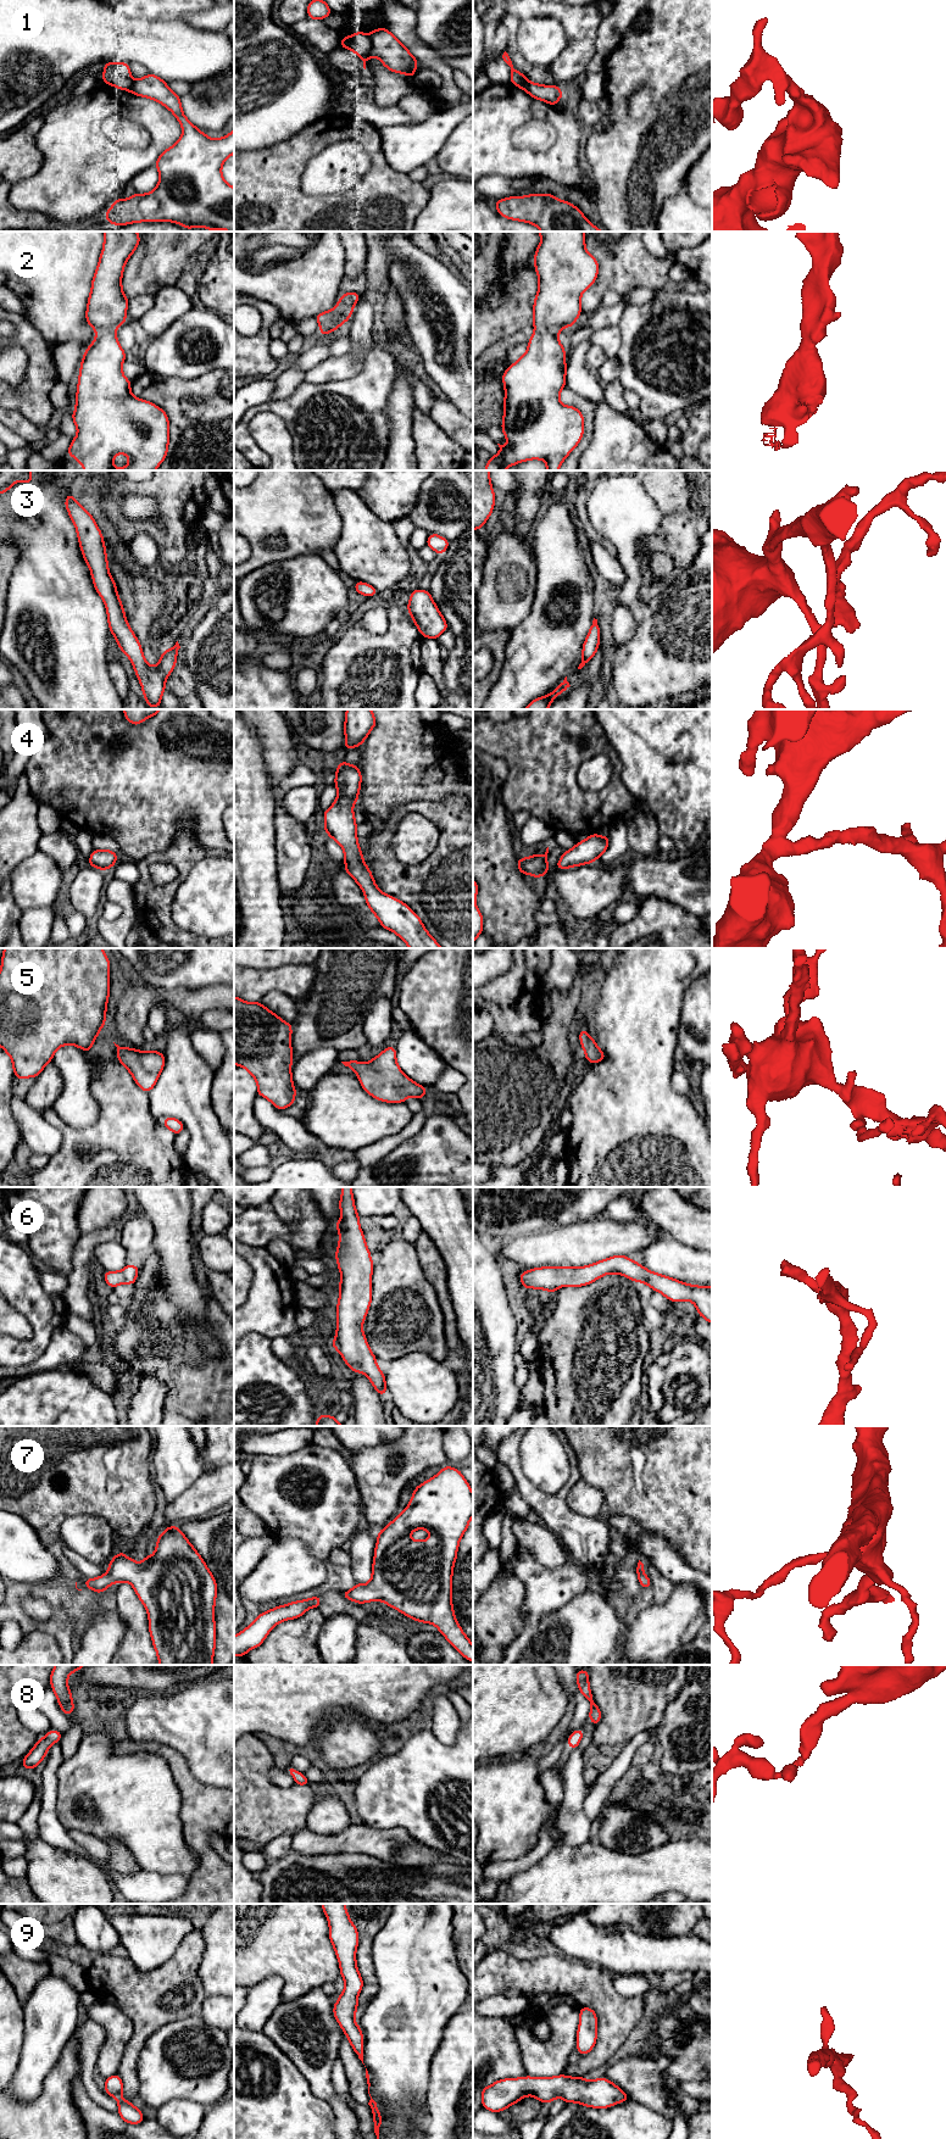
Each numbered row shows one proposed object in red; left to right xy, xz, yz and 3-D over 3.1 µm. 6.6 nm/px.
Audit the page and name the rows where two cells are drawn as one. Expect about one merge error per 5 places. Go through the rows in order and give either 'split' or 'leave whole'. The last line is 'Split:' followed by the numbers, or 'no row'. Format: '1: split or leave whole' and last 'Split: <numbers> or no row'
1: split
2: leave whole
3: leave whole
4: leave whole
5: leave whole
6: leave whole
7: leave whole
8: leave whole
9: leave whole
Split: 1

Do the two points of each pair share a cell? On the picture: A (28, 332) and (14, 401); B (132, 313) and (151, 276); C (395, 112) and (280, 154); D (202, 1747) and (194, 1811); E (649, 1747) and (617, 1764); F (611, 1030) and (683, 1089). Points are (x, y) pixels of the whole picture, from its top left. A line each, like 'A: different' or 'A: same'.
A: same
B: different
C: different
D: different
E: different
F: different

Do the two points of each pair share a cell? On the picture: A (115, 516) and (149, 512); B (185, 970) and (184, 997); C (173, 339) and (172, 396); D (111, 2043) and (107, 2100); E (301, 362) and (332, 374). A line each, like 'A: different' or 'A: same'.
A: different
B: different
C: different
D: different
E: different

